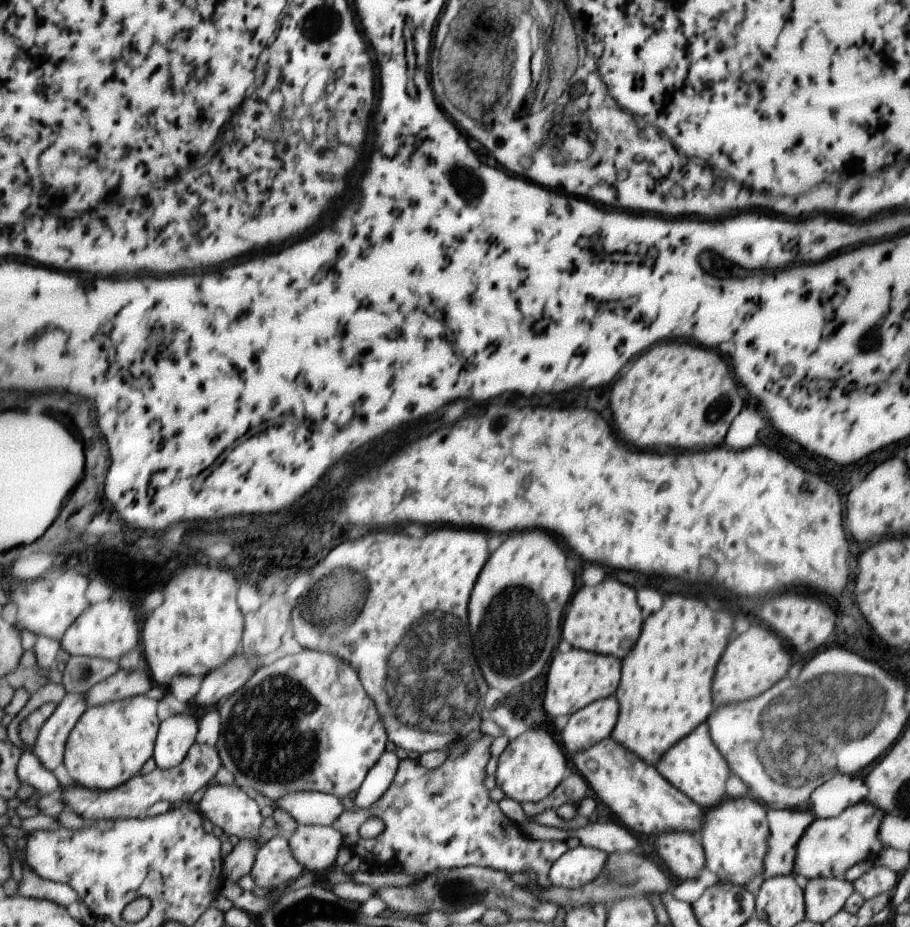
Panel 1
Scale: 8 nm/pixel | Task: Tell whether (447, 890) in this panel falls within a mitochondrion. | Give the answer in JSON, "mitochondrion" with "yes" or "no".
{"mitochondrion":"yes"}

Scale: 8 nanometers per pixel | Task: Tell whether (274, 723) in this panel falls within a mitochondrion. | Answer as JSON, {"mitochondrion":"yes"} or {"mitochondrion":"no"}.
{"mitochondrion":"yes"}

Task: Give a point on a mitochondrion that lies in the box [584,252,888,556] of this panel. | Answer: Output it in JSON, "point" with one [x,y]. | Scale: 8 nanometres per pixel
{"point":[714,410]}

